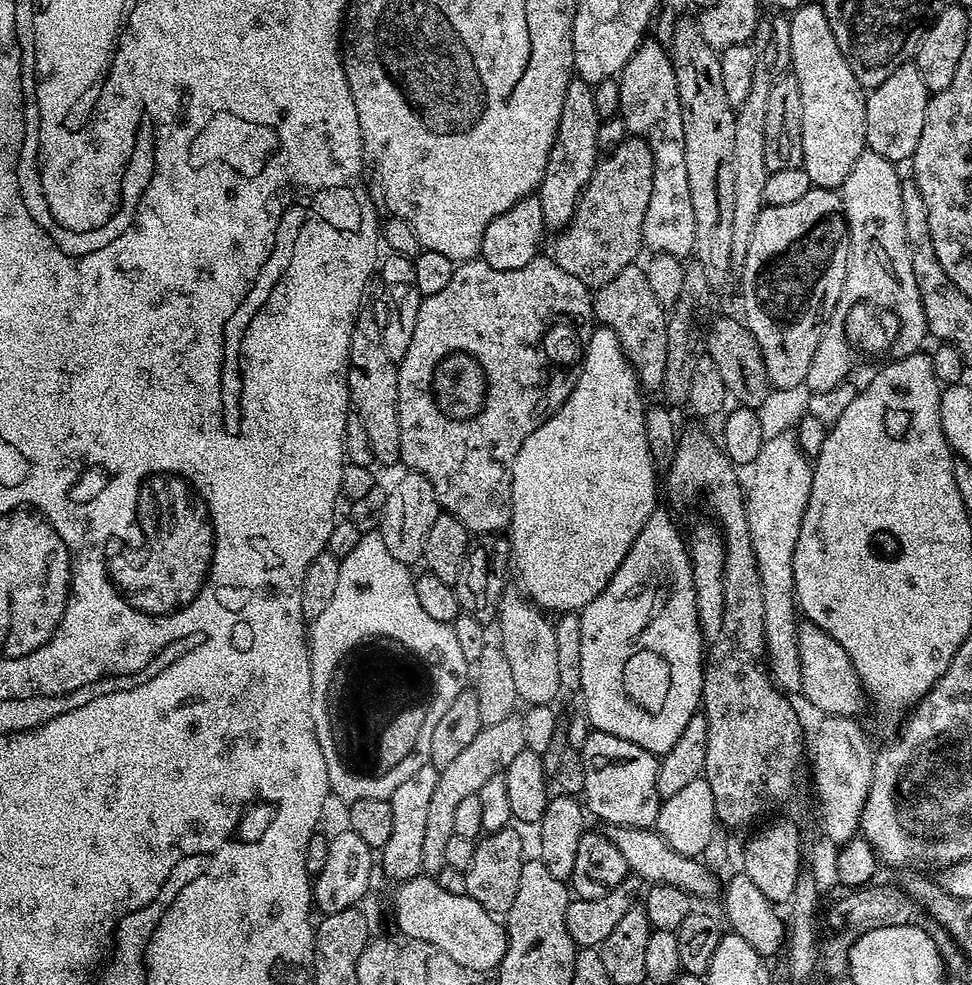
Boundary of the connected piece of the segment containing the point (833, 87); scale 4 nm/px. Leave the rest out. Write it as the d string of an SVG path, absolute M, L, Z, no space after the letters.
M805 2L791 13L790 54L790 72L802 94L802 166L815 187L843 189L854 162L866 151L866 92L846 66L819 2Z

